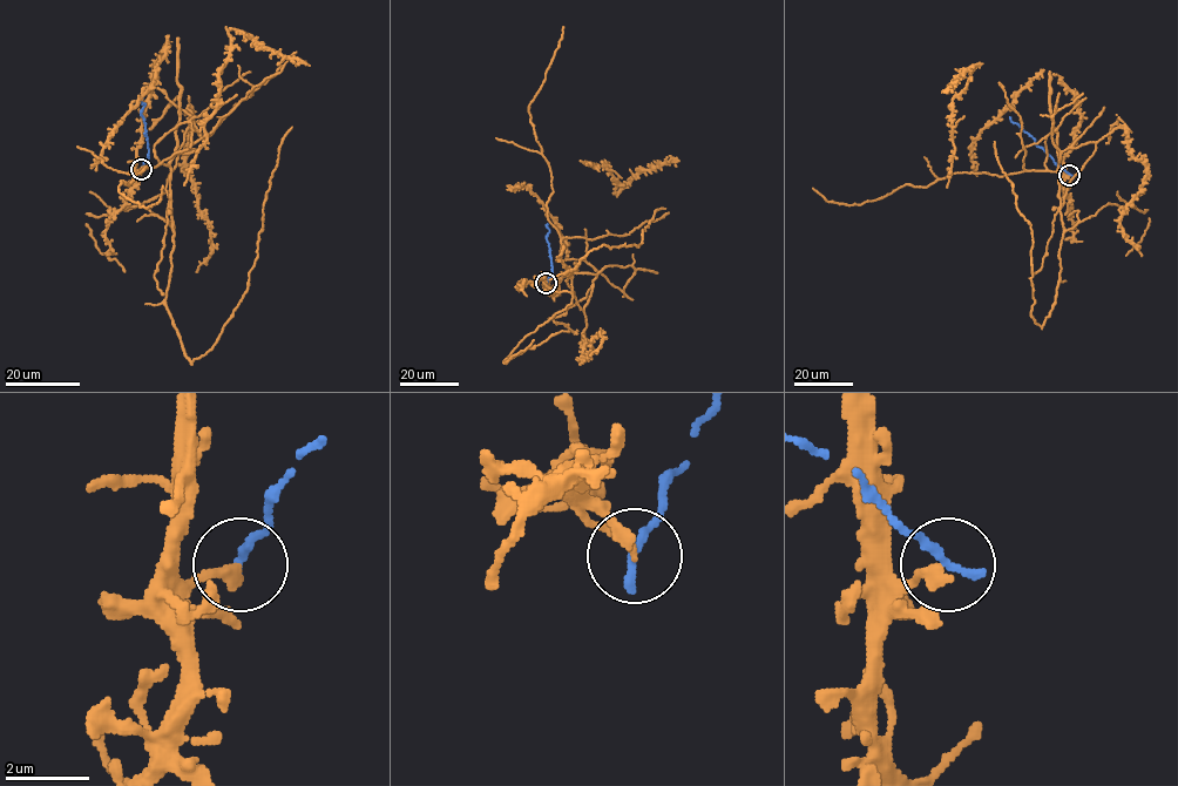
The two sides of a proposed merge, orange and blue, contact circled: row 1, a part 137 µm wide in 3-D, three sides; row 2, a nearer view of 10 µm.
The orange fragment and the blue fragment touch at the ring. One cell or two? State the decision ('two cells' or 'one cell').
two cells

